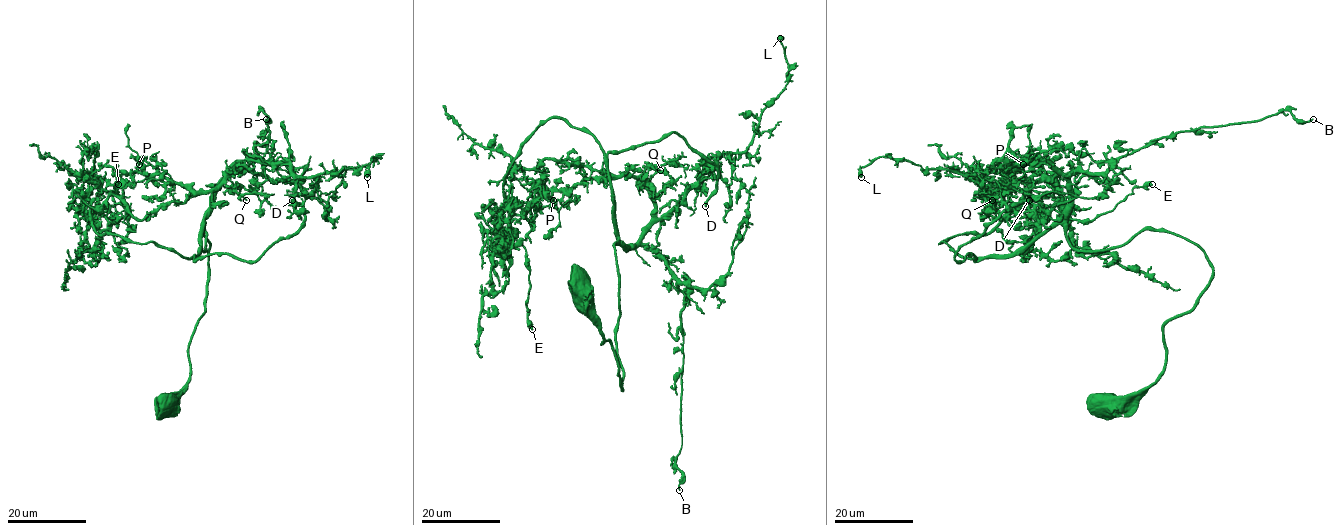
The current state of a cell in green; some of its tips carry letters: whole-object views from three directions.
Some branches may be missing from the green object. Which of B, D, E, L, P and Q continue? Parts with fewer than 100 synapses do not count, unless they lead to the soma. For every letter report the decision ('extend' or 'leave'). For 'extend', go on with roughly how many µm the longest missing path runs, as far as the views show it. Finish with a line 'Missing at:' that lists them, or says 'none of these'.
B: leave
D: extend | 100 µm
E: leave
L: leave
P: leave
Q: leave
Missing at: D

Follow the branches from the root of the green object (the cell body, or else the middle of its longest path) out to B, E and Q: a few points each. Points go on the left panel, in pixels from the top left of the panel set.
B: (165, 402), (189, 381), (188, 344), (206, 309), (205, 212), (230, 174), (263, 172), (266, 119)
E: (165, 402), (189, 381), (209, 242), (204, 223), (193, 258), (100, 234), (90, 204), (115, 220), (118, 184)
Q: (165, 402), (189, 381), (188, 344), (206, 309), (205, 212), (239, 162), (225, 183), (246, 200)

